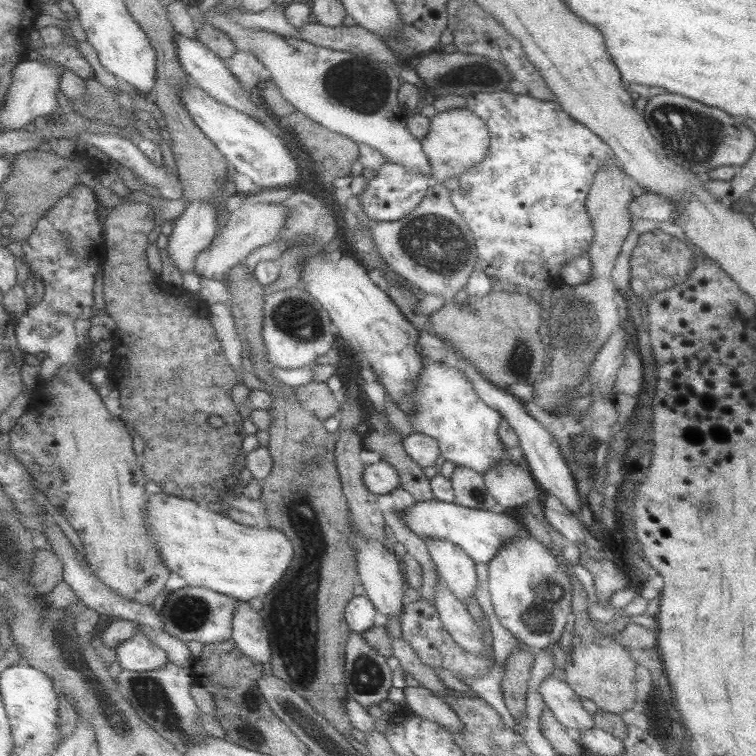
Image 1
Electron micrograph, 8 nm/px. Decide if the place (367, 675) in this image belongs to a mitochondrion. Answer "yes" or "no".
yes

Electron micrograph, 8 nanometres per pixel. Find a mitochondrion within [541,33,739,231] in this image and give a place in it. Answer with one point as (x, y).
(694, 136)

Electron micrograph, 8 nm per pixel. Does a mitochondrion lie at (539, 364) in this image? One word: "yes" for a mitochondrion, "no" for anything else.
yes

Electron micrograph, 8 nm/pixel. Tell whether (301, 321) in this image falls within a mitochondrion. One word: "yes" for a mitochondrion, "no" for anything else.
yes

